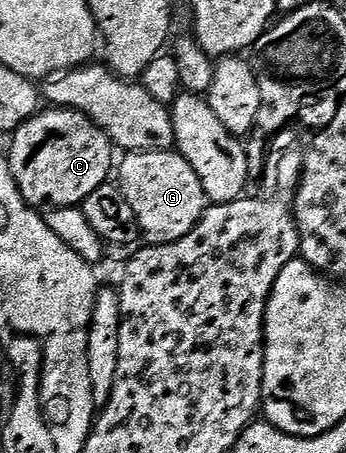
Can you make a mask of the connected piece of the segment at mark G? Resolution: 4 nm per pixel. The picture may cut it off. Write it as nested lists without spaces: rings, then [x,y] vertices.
[[[176,151],[168,153],[130,153],[121,165],[119,188],[131,203],[142,234],[157,243],[177,241],[187,235],[201,220],[207,198],[195,171]]]

